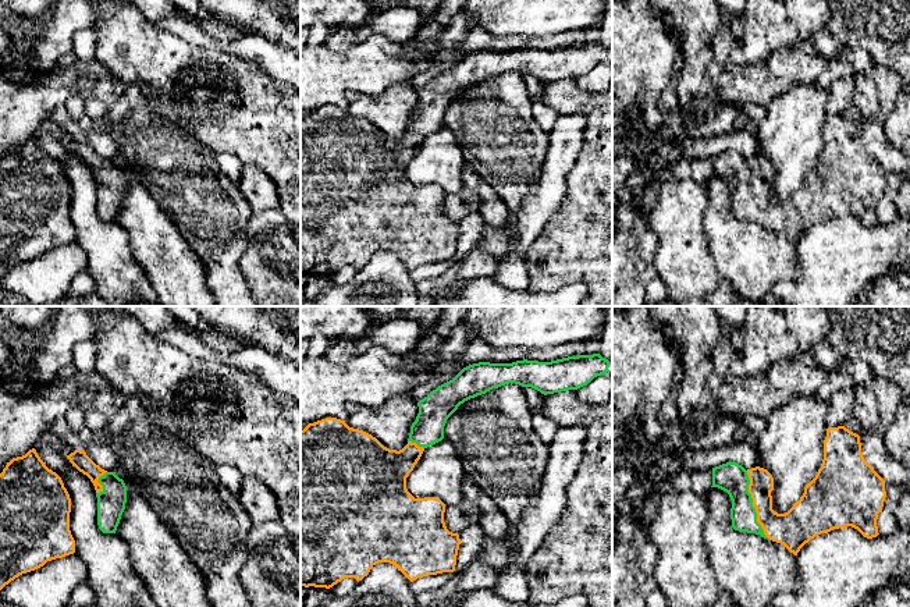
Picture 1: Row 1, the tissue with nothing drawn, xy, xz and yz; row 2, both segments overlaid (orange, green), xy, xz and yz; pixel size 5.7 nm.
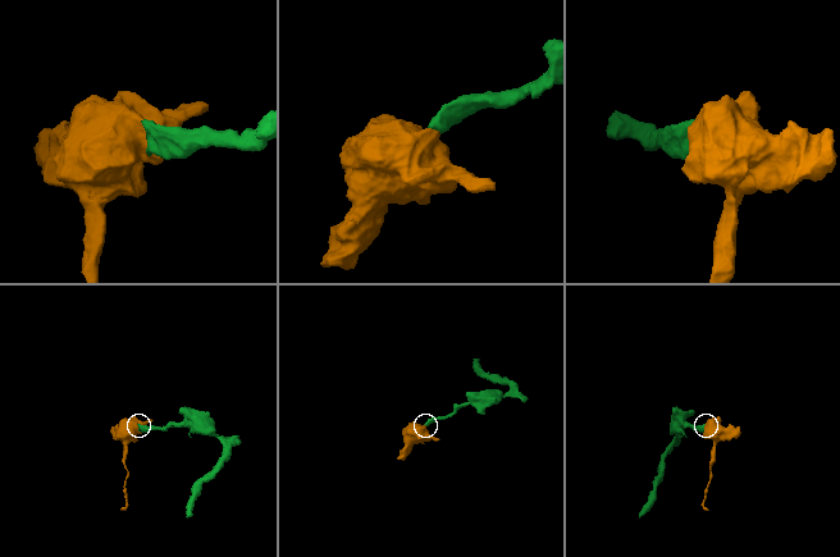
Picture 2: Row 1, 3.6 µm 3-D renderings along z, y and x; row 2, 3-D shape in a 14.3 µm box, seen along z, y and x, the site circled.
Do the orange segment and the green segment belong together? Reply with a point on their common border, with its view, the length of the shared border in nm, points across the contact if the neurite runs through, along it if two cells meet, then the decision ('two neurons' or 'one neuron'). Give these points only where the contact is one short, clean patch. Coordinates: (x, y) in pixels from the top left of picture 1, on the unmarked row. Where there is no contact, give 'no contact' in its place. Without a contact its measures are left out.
yz (753, 192) | 420 nm | across yz (789, 216), (775, 215), (753, 192), (752, 185), (732, 166) | one neuron

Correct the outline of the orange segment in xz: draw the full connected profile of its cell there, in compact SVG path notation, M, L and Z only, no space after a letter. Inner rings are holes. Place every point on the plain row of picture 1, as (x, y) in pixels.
M600 42L568 45L551 50L523 47L512 52L469 53L417 90L419 102L410 114L408 132L399 139L384 135L372 123L349 116L345 109L337 106L309 111L301 118L301 274L330 277L345 266L355 266L359 270L378 251L395 253L410 270L429 263L454 260L461 227L445 214L445 192L436 185L415 187L406 177L406 166L423 139L444 127L447 107L465 89L509 71L532 75L547 84L577 78L594 65L605 63L608 56L609 49Z

